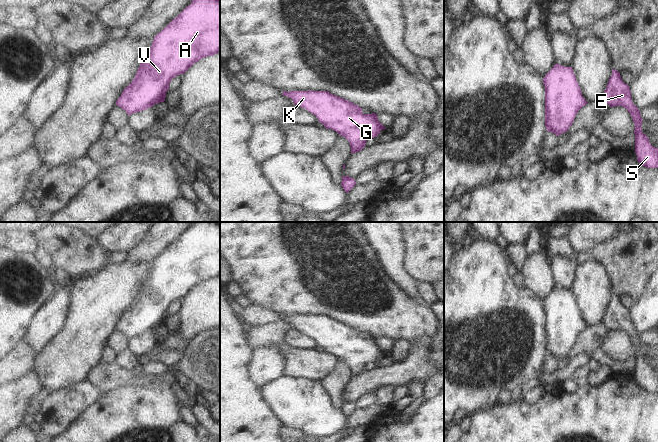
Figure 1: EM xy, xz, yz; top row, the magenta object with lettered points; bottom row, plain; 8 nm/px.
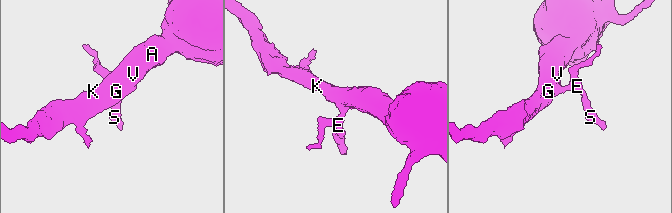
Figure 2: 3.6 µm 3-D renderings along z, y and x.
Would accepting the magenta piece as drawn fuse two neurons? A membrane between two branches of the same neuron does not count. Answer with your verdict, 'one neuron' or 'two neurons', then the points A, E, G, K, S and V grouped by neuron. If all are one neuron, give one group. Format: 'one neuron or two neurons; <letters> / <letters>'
one neuron; A E G K S V

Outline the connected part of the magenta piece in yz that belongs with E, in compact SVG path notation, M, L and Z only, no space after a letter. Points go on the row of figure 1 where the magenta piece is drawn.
M613 69L602 99L610 106L622 106L630 113L635 129L635 153L637 161L647 168L658 168L658 148L653 147L648 137L642 132L642 118L640 111L631 99L631 91L620 76L620 72Z

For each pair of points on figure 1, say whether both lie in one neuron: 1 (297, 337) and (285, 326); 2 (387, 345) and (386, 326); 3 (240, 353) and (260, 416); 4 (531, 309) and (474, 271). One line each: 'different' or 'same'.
1: different
2: different
3: same
4: same

